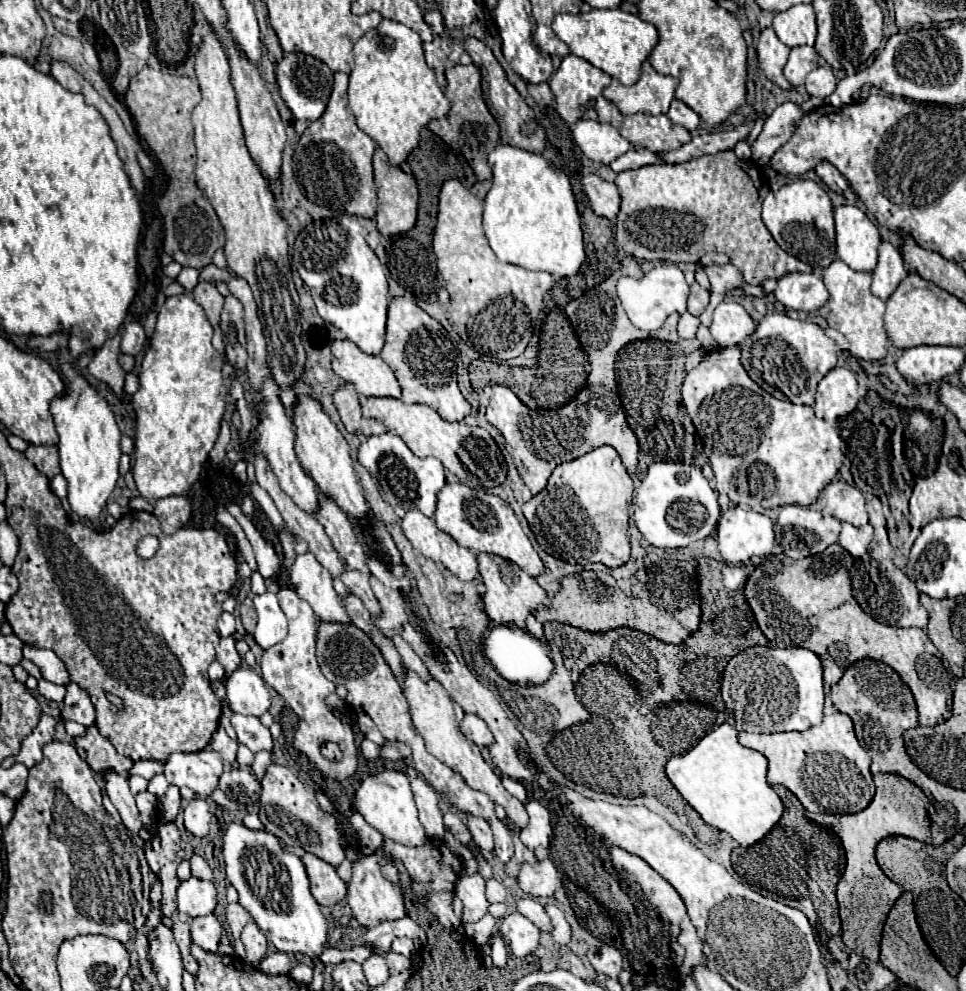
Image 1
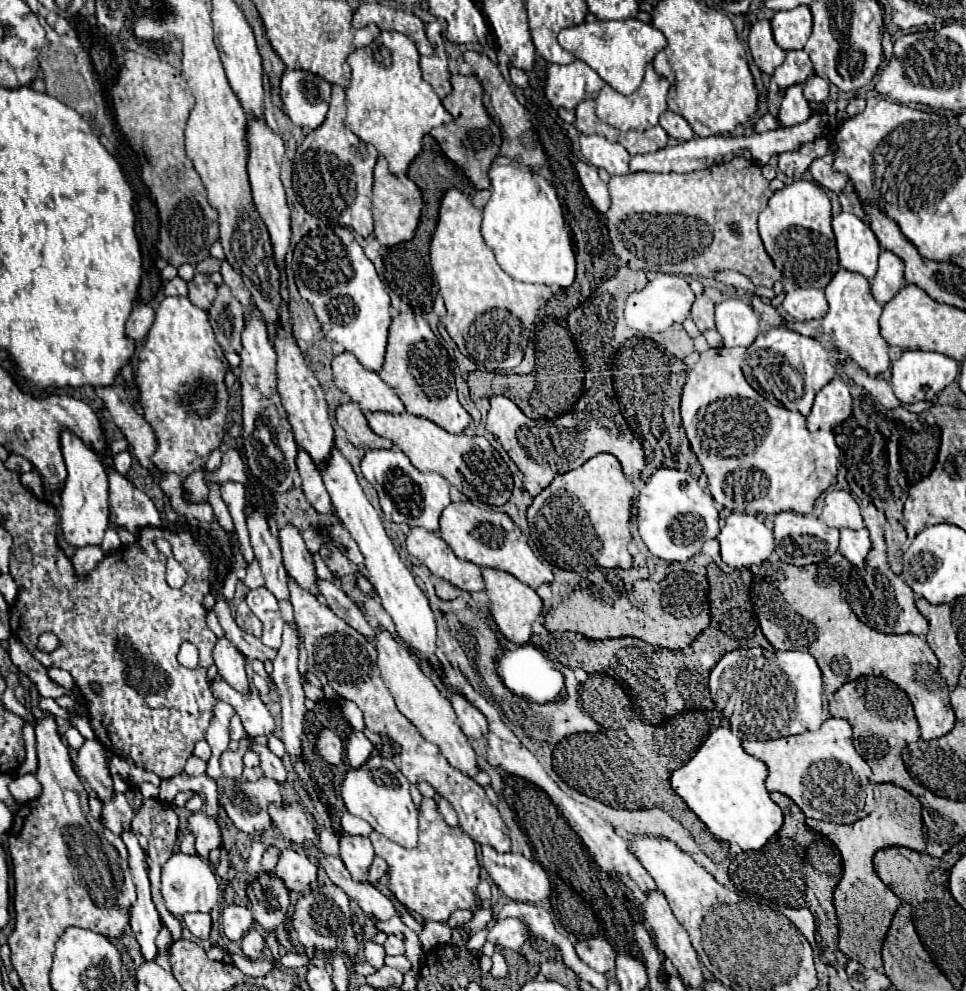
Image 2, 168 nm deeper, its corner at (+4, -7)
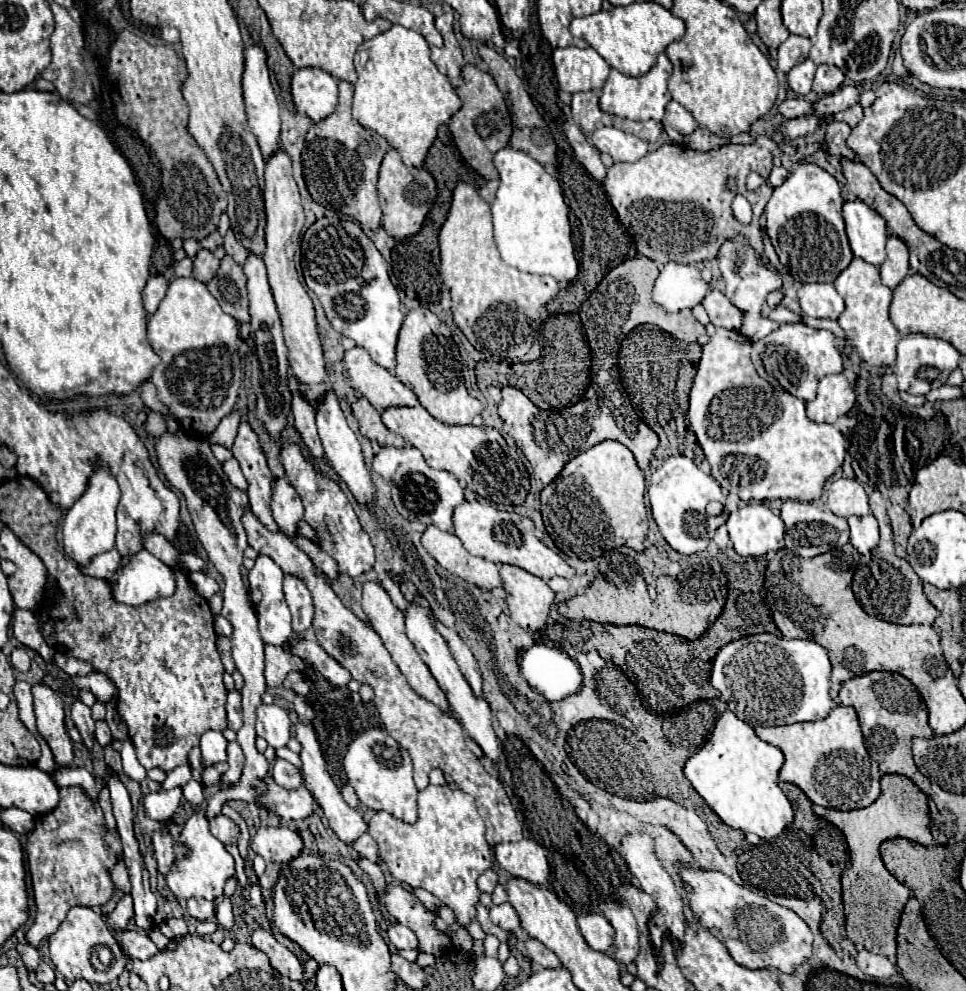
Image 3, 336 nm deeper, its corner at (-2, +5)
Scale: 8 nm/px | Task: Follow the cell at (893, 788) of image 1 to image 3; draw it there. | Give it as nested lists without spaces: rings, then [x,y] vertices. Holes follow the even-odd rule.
[[[882,775],[880,797],[864,809],[856,811],[836,811],[814,805],[814,813],[834,823],[846,837],[850,849],[850,867],[842,877],[842,899],[846,911],[846,933],[854,945],[862,945],[866,951],[884,955],[892,963],[897,961],[897,928],[904,903],[910,897],[910,889],[900,885],[884,867],[880,857],[880,845],[886,839],[904,837],[910,841],[920,841],[920,845],[934,845],[930,833],[928,797],[902,775]]]

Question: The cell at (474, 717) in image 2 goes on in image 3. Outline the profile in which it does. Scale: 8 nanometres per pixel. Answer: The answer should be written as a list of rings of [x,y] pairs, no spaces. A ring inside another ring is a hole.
[[[436,621],[436,629],[440,629],[442,637],[446,639],[448,647],[450,647],[450,651],[452,651],[452,655],[454,655],[454,659],[456,659],[456,663],[458,663],[462,675],[464,675],[464,679],[466,679],[468,685],[472,687],[472,693],[474,693],[476,697],[482,697],[482,677],[480,677],[478,663],[476,663],[472,651],[464,645],[464,641],[458,637],[456,631],[444,627],[440,621]]]

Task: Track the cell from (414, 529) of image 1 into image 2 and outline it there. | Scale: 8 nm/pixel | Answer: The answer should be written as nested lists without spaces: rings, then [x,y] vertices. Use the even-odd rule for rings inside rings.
[[[412,527],[406,539],[406,549],[412,557],[420,559],[436,577],[450,581],[458,589],[464,589],[468,593],[484,591],[480,567],[458,559],[438,533],[430,533],[422,527]]]

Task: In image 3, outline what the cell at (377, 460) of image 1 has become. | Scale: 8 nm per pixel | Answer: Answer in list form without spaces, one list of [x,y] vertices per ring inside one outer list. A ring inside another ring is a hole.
[[[382,447],[372,461],[372,469],[392,485],[392,501],[398,513],[406,519],[418,519],[424,525],[434,525],[442,531],[452,531],[452,511],[464,503],[464,489],[448,471],[428,467],[416,447]]]

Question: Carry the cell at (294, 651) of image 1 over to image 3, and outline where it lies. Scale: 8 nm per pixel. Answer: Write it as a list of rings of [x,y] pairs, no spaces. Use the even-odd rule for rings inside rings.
[[[248,423],[238,427],[236,441],[232,445],[232,455],[240,463],[240,469],[248,481],[248,497],[250,497],[250,511],[256,519],[272,531],[278,531],[278,525],[272,517],[270,499],[272,499],[272,483],[274,477],[266,465],[266,457],[260,449],[258,437]]]

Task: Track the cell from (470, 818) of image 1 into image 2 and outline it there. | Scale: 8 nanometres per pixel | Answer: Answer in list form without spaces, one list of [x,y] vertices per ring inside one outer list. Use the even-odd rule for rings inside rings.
[[[480,847],[482,867],[490,879],[512,899],[538,903],[550,895],[550,879],[538,861],[518,853],[498,855],[492,847]]]

